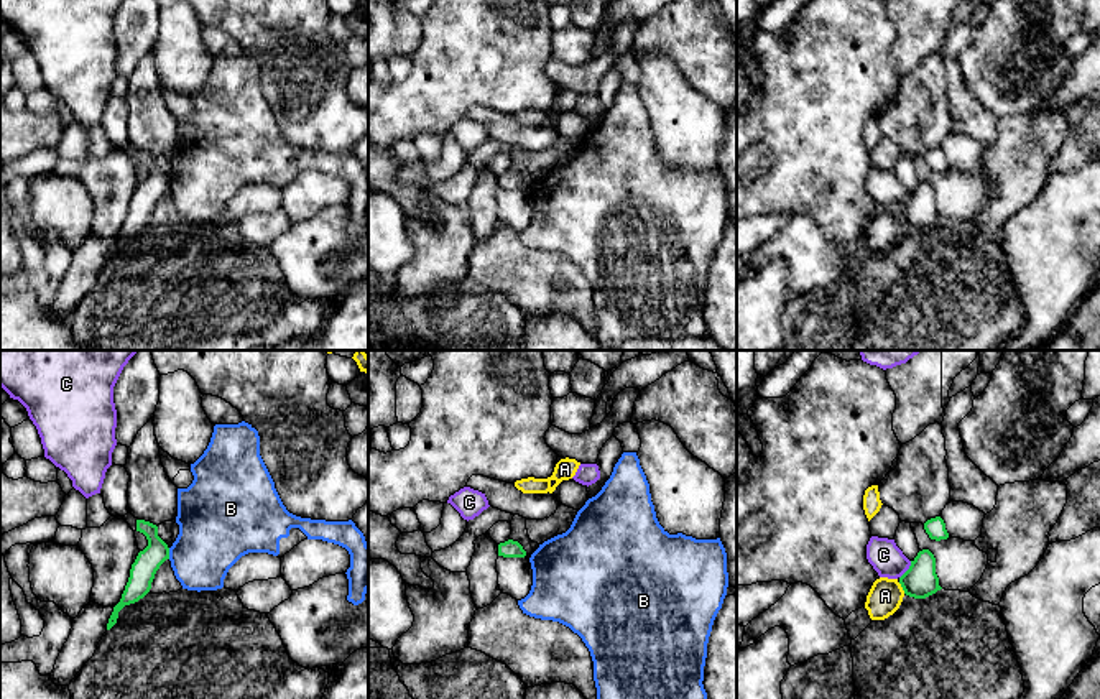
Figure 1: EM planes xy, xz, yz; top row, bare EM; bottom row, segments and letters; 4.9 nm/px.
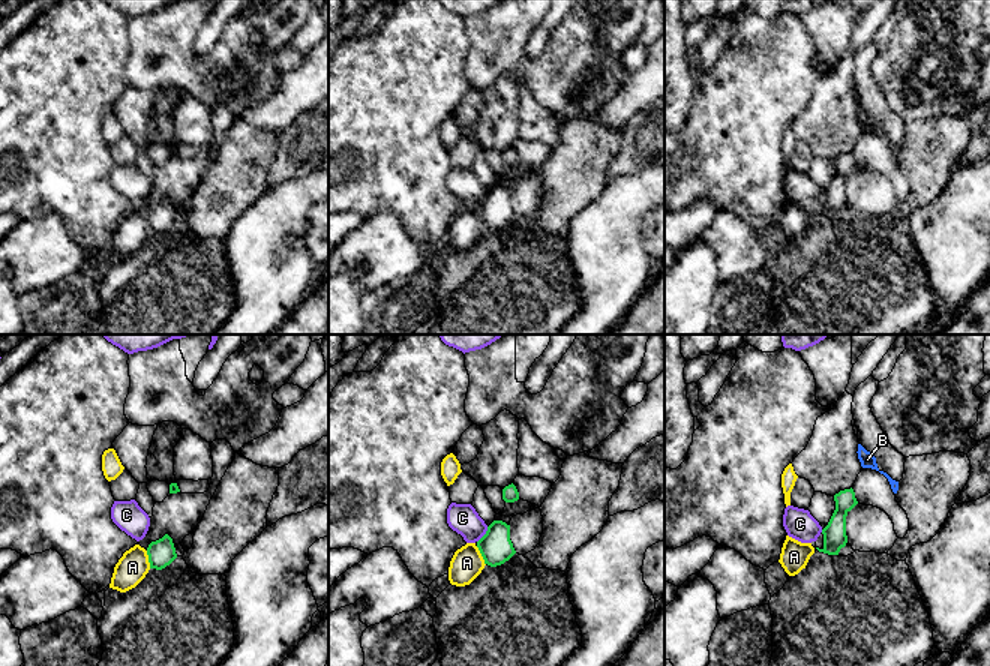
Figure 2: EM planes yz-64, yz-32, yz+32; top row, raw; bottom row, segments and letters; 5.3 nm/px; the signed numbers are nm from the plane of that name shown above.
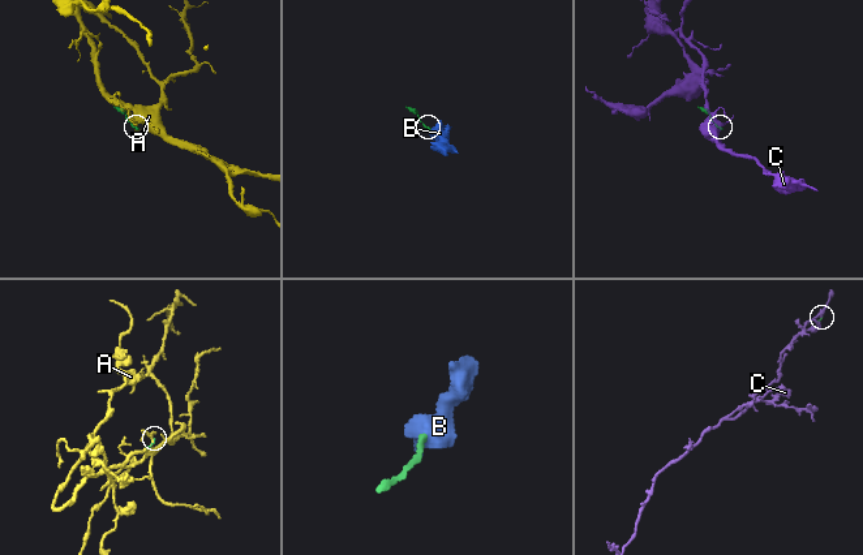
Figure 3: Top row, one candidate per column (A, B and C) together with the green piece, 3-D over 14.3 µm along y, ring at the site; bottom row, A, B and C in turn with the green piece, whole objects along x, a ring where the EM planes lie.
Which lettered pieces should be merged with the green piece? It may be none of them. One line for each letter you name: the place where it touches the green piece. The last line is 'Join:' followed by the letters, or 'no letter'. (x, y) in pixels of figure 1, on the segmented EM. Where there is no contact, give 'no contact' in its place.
Join: no letter

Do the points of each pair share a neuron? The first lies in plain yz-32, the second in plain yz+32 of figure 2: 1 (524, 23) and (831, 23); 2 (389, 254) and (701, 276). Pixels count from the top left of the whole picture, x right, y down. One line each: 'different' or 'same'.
1: same
2: different

